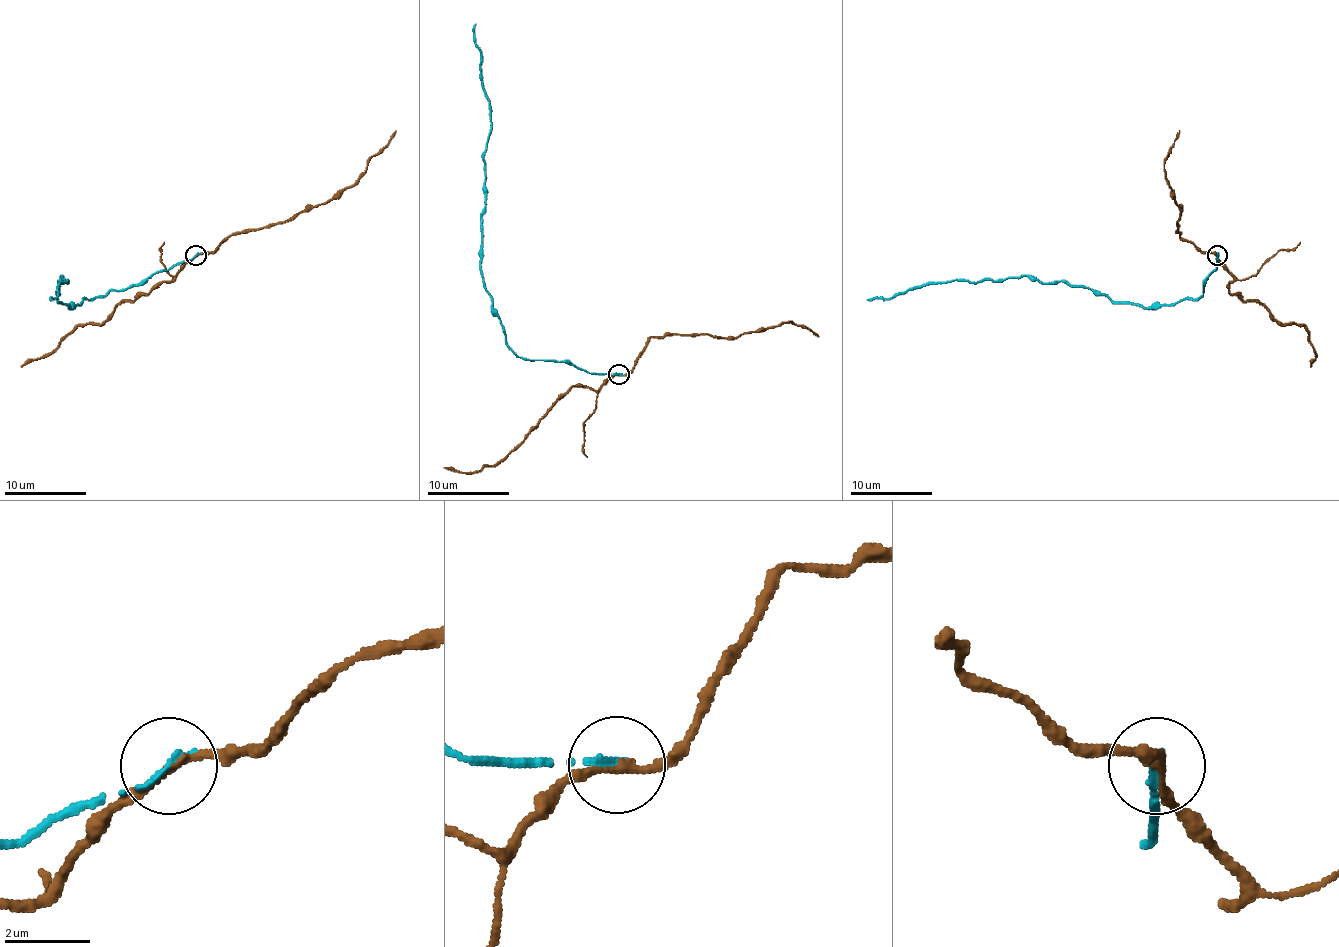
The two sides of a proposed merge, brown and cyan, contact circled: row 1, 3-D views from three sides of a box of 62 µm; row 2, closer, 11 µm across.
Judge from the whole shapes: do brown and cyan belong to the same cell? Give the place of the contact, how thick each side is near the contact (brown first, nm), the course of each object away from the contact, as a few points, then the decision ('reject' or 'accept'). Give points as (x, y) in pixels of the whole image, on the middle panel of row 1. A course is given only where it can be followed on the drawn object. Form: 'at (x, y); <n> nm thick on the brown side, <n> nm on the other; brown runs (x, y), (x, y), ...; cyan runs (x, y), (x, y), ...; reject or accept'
at (619, 374); 160 nm thick on the brown side, 140 nm on the other; brown runs (619, 375), (632, 368), (650, 338), (668, 334), (734, 338), (793, 321), (818, 336); cyan runs (619, 375), (521, 358), (506, 344), (480, 268), (490, 104), (482, 84), (476, 24); reject

